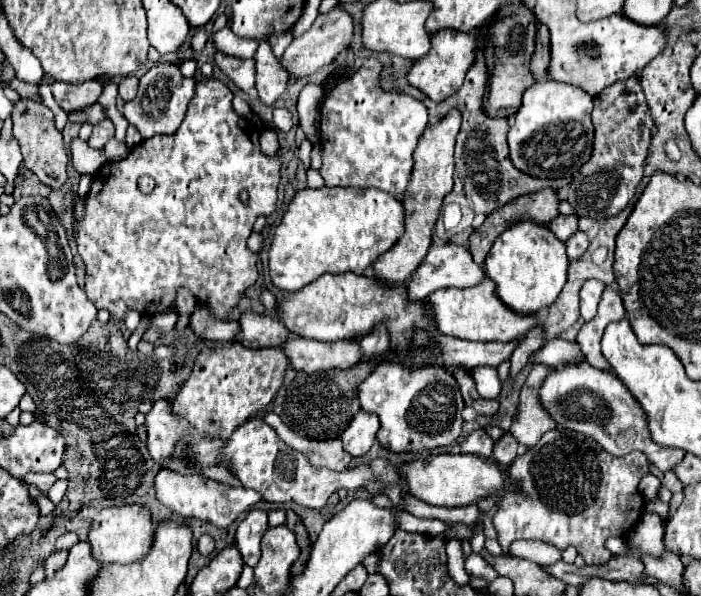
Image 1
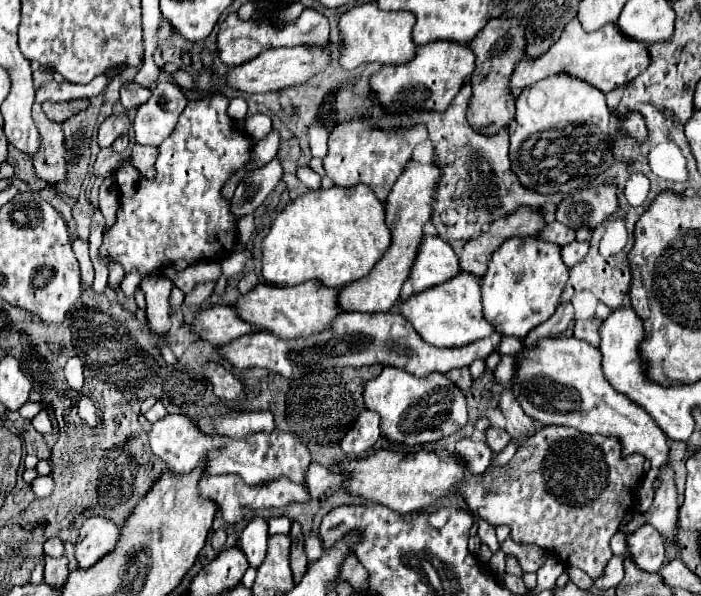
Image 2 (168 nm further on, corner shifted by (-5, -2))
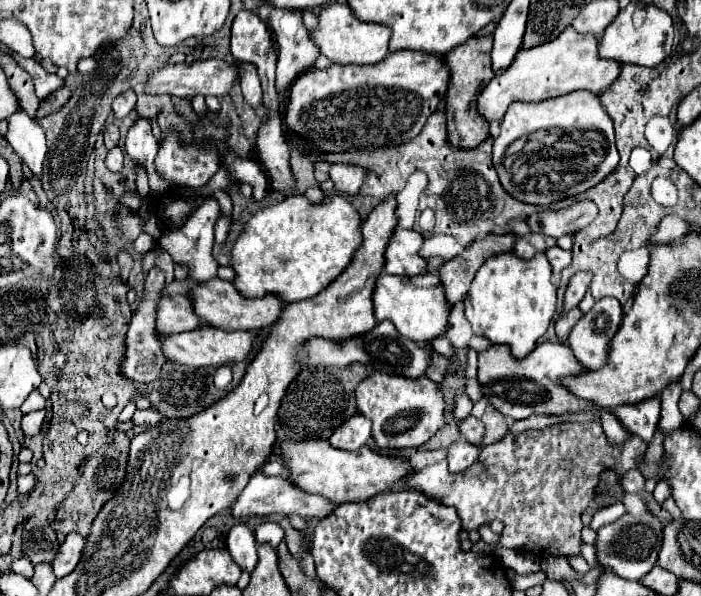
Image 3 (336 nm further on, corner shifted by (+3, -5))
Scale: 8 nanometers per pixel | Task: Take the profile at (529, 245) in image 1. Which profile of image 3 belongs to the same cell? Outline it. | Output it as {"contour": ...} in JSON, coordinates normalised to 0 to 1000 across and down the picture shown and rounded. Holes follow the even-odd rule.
{"contour":[[[726,421],[695,435],[663,498],[663,532],[672,542],[675,559],[695,565],[703,579],[723,576],[738,599],[752,596],[780,555],[795,518],[795,482],[789,478],[786,461],[789,455],[777,424],[769,424],[760,435],[740,435]]]}

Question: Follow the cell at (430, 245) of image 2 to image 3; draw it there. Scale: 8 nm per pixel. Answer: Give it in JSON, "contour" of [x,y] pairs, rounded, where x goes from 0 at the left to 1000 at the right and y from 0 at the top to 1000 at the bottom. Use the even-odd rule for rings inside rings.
{"contour":[[[563,384],[563,394],[552,414],[552,438],[549,438],[549,458],[555,461],[603,461],[609,455],[612,435],[598,428],[598,418],[603,411],[606,398],[598,388],[589,384]]]}

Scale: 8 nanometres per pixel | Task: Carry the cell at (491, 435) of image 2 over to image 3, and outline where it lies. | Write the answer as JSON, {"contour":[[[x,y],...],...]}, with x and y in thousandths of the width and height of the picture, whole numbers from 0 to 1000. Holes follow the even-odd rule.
{"contour":[[[669,696],[663,706],[655,710],[655,720],[660,727],[660,733],[672,743],[672,747],[686,747],[689,730],[692,730],[692,713],[686,703],[678,703],[675,696]]]}

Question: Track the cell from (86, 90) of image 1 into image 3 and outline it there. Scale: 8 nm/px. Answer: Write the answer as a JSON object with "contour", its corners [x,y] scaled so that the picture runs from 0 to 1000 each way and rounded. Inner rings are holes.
{"contour":[[[21,92],[21,99],[24,99],[24,106],[44,126],[47,143],[50,143],[50,156],[53,156],[53,166],[56,166],[56,169],[67,166],[67,159],[78,156],[81,149],[87,149],[87,146],[93,143],[90,133],[84,133],[81,126],[67,122],[67,119],[56,109],[56,102],[50,102],[50,99],[30,99],[27,92]]]}

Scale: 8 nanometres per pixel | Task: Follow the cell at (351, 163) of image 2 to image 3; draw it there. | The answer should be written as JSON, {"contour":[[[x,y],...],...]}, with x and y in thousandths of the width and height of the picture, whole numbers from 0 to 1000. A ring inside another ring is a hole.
{"contour":[[[475,273],[469,284],[469,297],[478,307],[481,324],[492,327],[512,327],[512,317],[518,304],[524,300],[526,287],[515,277],[492,277],[492,273]]]}

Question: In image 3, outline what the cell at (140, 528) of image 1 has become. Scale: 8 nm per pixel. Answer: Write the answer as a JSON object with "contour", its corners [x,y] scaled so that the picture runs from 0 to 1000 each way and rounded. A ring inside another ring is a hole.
{"contour":[[[98,894],[93,901],[93,911],[84,918],[81,935],[73,945],[81,968],[93,968],[93,965],[98,965],[110,951],[113,938],[118,931],[118,911],[121,908],[124,904],[118,898],[113,898],[113,894]]]}

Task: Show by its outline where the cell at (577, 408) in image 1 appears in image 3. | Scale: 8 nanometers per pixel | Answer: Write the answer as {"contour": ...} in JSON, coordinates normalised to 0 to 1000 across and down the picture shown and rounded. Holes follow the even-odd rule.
{"contour":[[[766,576],[760,589],[755,589],[749,599],[738,602],[732,599],[729,586],[720,579],[700,579],[695,589],[683,592],[683,643],[689,649],[692,666],[698,676],[715,690],[723,700],[732,703],[749,703],[755,696],[826,696],[826,693],[846,693],[852,696],[860,727],[866,730],[866,740],[872,747],[889,747],[903,733],[900,723],[894,723],[886,706],[869,690],[854,680],[846,680],[843,673],[832,673],[815,656],[809,659],[809,649],[803,649],[800,636],[806,633],[823,633],[832,629],[837,619],[826,616],[826,606],[820,606],[820,596],[815,596],[815,582],[809,576]]]}

